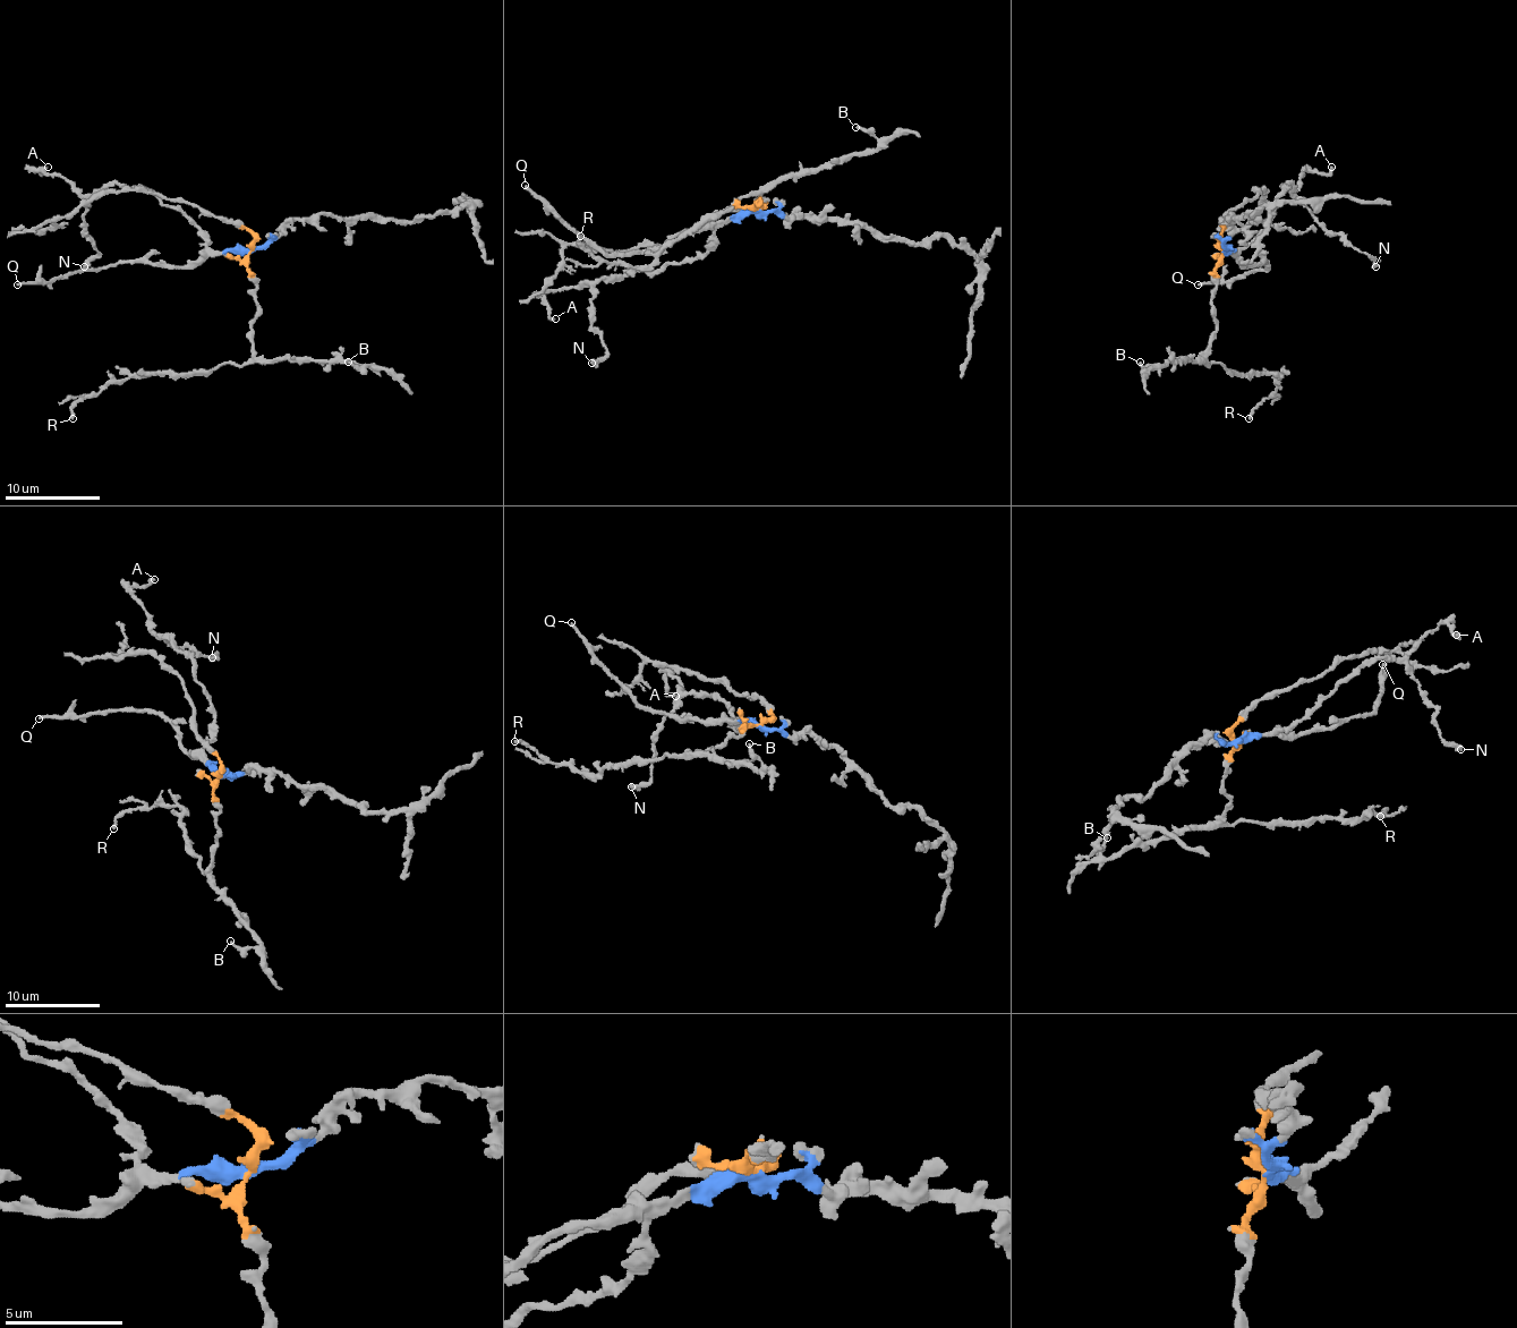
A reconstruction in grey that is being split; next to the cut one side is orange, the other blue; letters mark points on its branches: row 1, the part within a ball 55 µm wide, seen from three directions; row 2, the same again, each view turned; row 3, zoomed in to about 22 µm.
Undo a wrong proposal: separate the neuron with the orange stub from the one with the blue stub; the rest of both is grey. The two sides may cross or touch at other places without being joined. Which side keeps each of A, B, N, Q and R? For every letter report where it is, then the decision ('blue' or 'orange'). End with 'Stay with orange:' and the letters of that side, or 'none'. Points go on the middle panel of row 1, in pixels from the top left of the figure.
A: (555, 318) | blue
B: (855, 127) | orange
N: (591, 363) | blue
Q: (525, 185) | blue
R: (580, 236) | orange
Stay with orange: B, R

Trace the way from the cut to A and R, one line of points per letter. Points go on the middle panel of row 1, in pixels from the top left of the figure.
A: (759, 210), (742, 210), (722, 226), (702, 254), (685, 262), (551, 290), (546, 295), (548, 314), (555, 318)
R: (759, 210), (759, 195), (742, 195), (724, 212), (705, 214), (644, 266), (594, 256), (579, 236)

